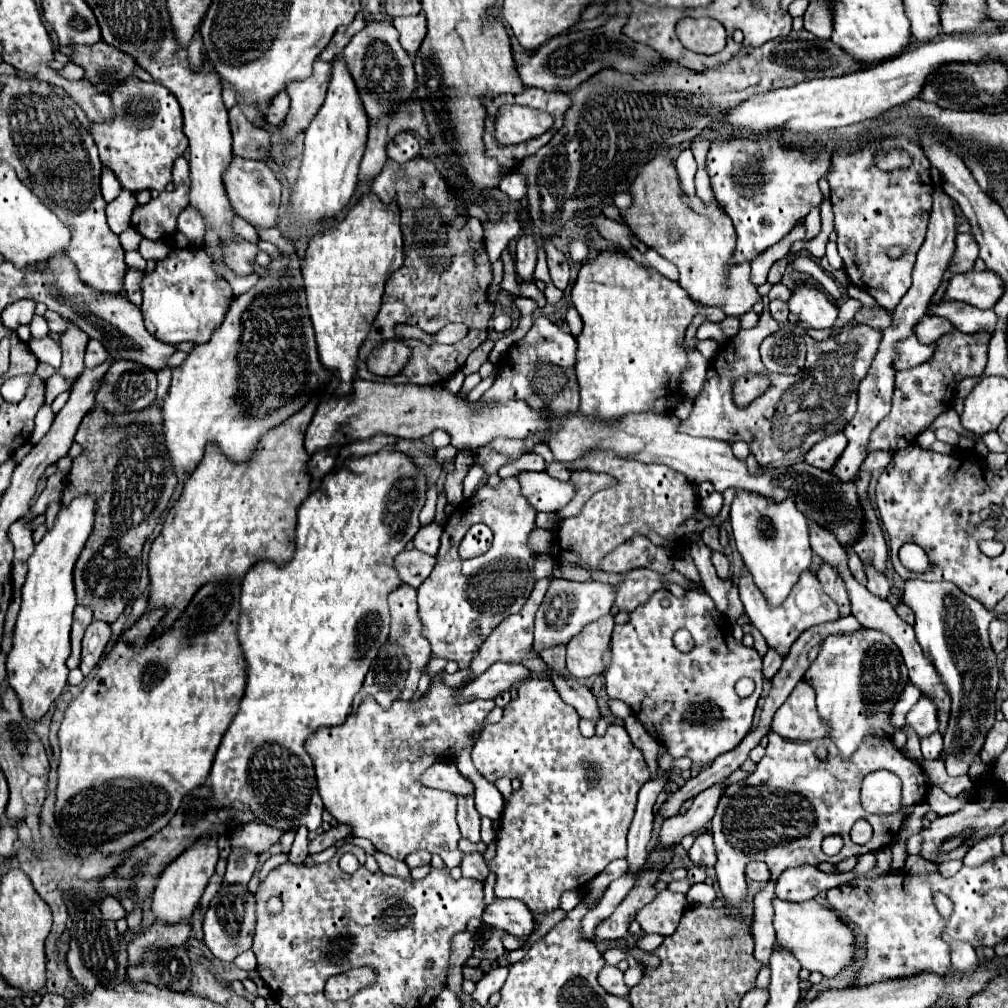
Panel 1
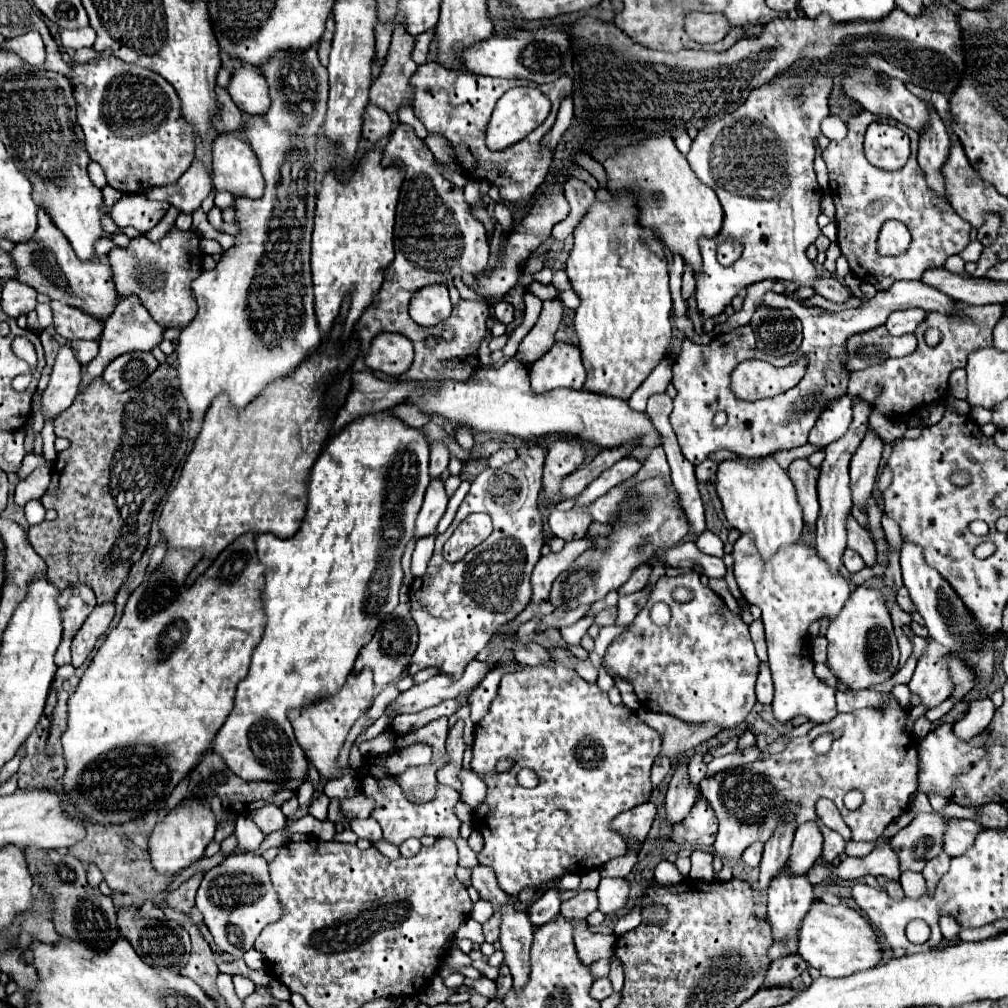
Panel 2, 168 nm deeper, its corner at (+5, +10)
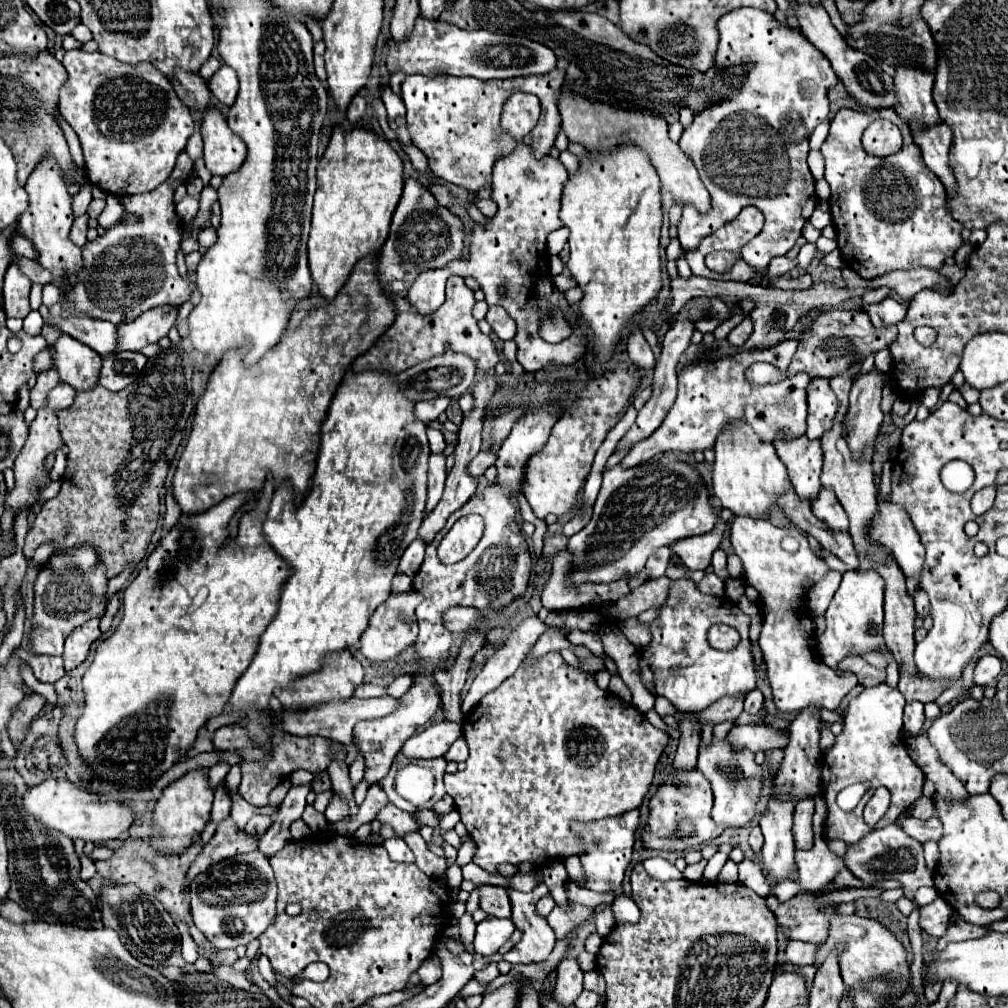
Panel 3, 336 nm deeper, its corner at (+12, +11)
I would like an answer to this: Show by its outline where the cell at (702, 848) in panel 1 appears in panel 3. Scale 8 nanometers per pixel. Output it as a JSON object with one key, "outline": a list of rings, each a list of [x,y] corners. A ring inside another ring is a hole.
{"outline":[[[676,768],[670,770],[666,784],[662,784],[656,790],[656,794],[650,798],[650,816],[648,816],[644,834],[642,834],[644,848],[666,850],[666,852],[684,852],[688,848],[696,848],[700,844],[706,844],[706,842],[718,838],[724,832],[724,828],[720,828],[720,824],[716,824],[710,818],[712,804],[714,804],[712,788],[698,768],[694,768],[692,772],[676,772]],[[682,818],[688,818],[696,826],[694,838],[670,838],[672,832],[676,830],[676,822]]]}

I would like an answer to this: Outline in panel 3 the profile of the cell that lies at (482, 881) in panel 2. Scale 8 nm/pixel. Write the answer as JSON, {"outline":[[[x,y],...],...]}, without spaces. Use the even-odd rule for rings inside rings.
{"outline":[[[480,886],[480,908],[496,918],[510,918],[508,890],[500,886]]]}

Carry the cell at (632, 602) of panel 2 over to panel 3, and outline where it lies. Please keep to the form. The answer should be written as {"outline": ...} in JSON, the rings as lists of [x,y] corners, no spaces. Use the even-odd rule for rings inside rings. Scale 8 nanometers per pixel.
{"outline":[[[660,548],[660,550],[652,552],[652,556],[646,562],[648,578],[660,578],[660,576],[664,576],[664,572],[668,568],[668,562],[670,562],[670,548]]]}

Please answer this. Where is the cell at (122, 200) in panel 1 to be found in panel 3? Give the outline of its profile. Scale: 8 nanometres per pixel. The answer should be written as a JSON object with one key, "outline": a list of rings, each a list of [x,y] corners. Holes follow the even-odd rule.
{"outline":[[[109,194],[106,198],[106,207],[98,218],[98,223],[105,230],[113,226],[124,215],[124,208],[117,198]]]}

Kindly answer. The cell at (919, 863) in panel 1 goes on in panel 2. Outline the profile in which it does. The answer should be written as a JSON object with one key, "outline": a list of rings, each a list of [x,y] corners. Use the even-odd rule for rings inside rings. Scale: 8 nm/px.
{"outline":[[[903,871],[901,873],[901,885],[903,885],[903,891],[905,895],[909,897],[921,897],[925,891],[927,891],[927,881],[923,877],[923,873],[917,873],[917,871]]]}

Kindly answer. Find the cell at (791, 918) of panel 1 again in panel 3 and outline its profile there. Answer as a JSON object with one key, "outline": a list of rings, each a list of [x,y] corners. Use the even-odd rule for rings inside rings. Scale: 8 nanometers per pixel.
{"outline":[[[858,914],[834,916],[832,924],[830,924],[830,938],[818,946],[814,966],[820,966],[824,962],[824,958],[828,956],[828,952],[834,950],[838,944],[846,944],[846,950],[840,954],[840,970],[842,970],[842,978],[844,978],[846,986],[864,984],[864,980],[876,980],[876,976],[890,974],[890,976],[896,976],[896,984],[900,984],[900,988],[896,988],[896,996],[892,996],[892,1000],[888,1000],[888,1004],[894,1004],[898,998],[902,998],[906,992],[910,992],[912,974],[910,974],[910,964],[906,960],[906,948],[878,920],[862,918]],[[904,984],[908,984],[908,988],[904,988]]]}

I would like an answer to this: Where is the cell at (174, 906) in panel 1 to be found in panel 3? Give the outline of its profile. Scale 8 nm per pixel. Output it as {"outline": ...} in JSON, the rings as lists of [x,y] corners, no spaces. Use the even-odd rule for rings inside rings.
{"outline":[[[204,768],[190,770],[182,778],[168,784],[162,790],[162,796],[158,798],[158,802],[154,806],[152,830],[160,832],[160,836],[154,836],[152,844],[164,854],[180,854],[180,852],[184,852],[194,842],[196,834],[200,834],[202,828],[208,824],[212,800],[214,800],[214,792],[212,792],[212,788],[208,784],[208,774],[204,772]]]}

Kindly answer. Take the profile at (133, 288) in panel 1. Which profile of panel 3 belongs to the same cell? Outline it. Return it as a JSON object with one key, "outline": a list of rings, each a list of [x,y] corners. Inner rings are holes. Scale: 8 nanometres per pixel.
{"outline":[[[160,306],[144,312],[144,316],[136,318],[132,324],[120,324],[118,326],[118,350],[132,350],[138,352],[146,344],[152,344],[168,334],[168,330],[176,324],[178,308],[172,306]]]}

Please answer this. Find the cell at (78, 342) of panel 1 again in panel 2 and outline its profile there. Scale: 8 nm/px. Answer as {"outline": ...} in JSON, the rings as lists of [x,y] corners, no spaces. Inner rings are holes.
{"outline":[[[67,341],[57,351],[55,365],[51,371],[51,381],[47,389],[43,391],[45,417],[57,417],[61,411],[65,411],[73,403],[73,399],[77,397],[79,379],[81,379],[81,365],[75,359],[73,349]]]}

